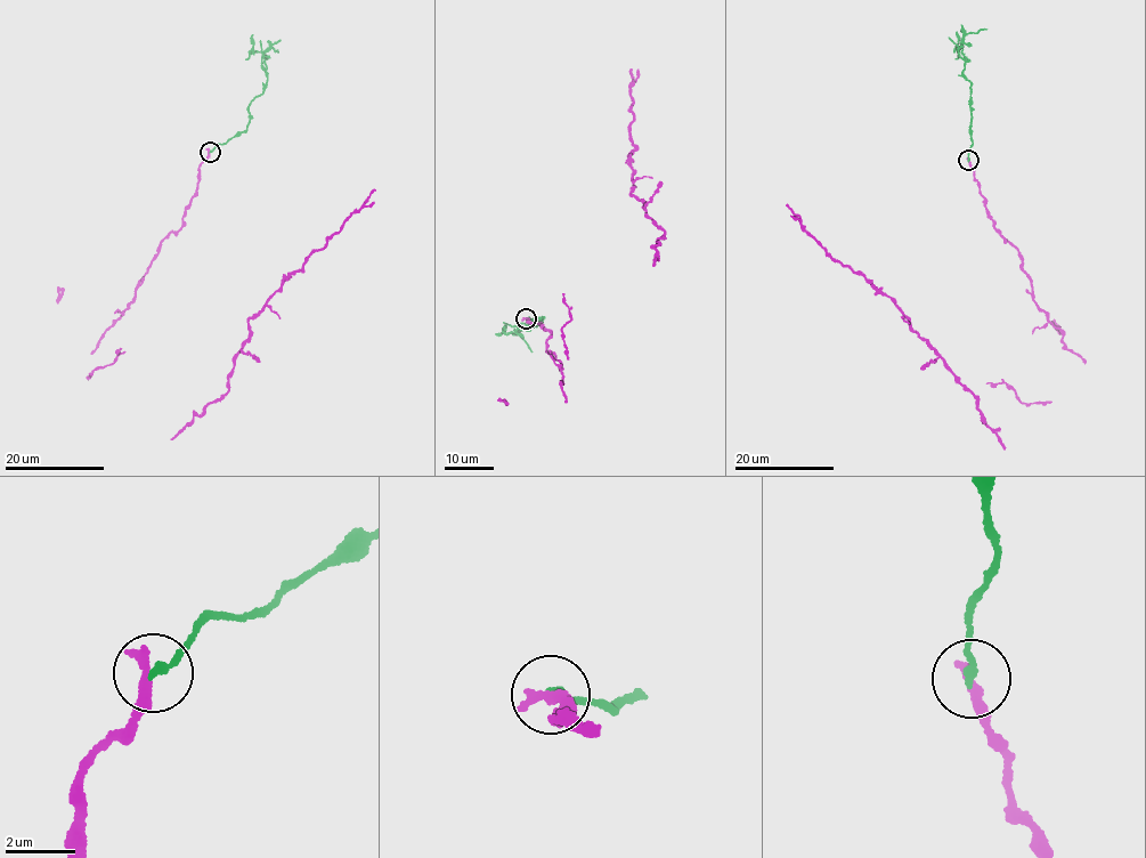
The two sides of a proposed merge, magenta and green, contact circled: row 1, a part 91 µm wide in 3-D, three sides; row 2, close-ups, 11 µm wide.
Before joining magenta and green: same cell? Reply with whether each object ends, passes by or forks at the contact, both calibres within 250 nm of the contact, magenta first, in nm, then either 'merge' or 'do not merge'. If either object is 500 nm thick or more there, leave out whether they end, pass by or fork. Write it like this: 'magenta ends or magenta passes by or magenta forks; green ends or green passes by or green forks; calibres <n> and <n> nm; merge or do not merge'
magenta ends; green ends; calibres 360 and 220 nm; do not merge

